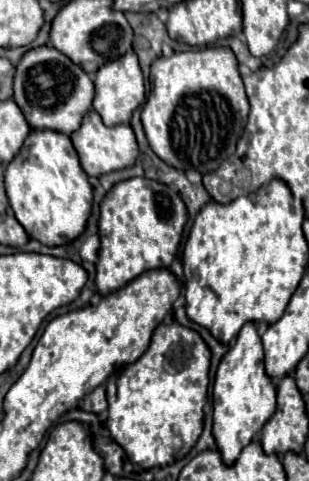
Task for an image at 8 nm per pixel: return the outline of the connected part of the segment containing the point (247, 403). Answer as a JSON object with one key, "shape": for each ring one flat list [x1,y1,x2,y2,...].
{"shape":[[252,321,246,323,240,329,236,341,230,345,228,353,222,357,214,379,212,403,214,403,212,433,216,439,216,447,222,453,224,463,232,465,238,459,240,451,250,441,254,441,256,433,276,411,276,385,274,379,264,369,264,351,256,323]]}

